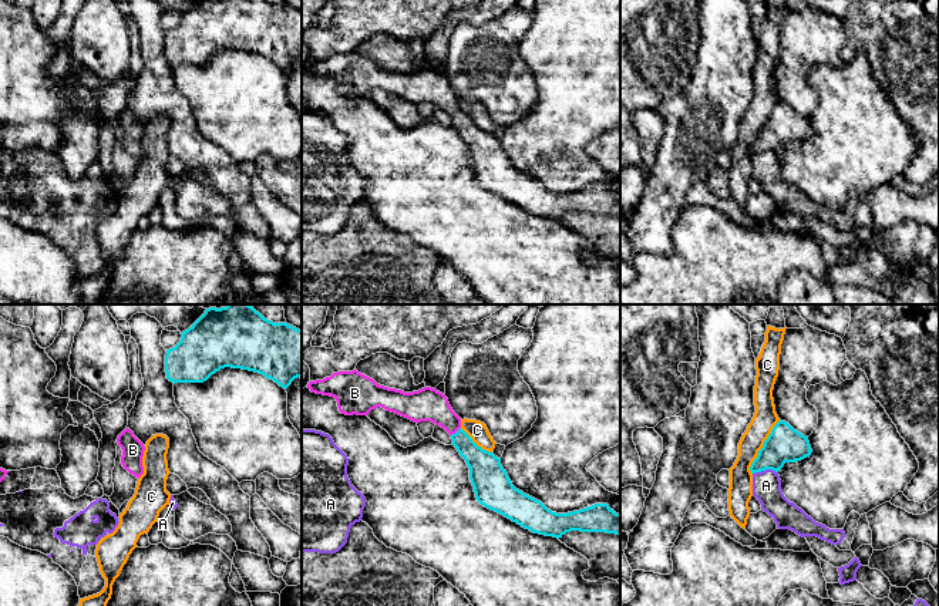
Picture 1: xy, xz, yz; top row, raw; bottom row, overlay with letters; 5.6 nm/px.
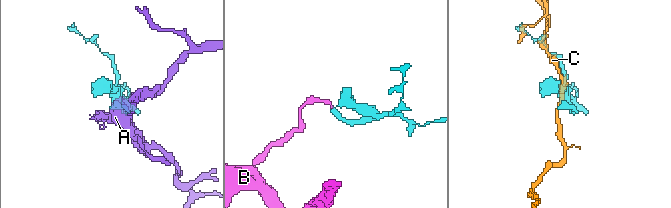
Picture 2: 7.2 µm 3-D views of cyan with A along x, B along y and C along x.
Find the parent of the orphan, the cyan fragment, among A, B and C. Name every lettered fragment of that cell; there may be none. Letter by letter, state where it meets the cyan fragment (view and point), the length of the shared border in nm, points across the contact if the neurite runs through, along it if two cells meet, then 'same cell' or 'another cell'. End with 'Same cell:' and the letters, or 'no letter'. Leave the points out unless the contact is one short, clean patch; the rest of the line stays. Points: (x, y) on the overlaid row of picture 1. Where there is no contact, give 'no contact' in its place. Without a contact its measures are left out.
A: yz (764, 470) | 140 nm | along yz (777, 471), (761, 470), (753, 474) | another cell
B: xz (457, 431) | 80 nm | across xz (484, 465), (467, 448), (457, 431), (427, 404) | same cell
C: yz (763, 447) | 360 nm | another cell
Same cell: B

